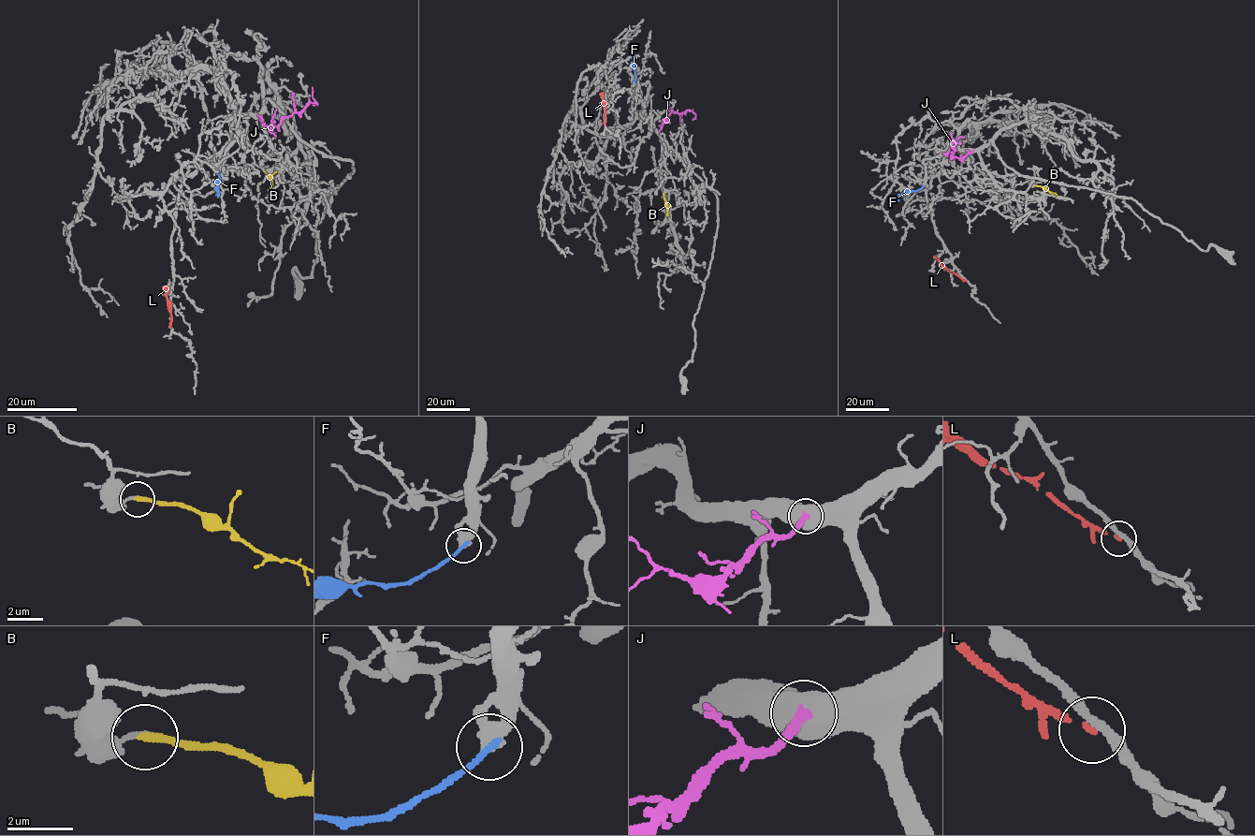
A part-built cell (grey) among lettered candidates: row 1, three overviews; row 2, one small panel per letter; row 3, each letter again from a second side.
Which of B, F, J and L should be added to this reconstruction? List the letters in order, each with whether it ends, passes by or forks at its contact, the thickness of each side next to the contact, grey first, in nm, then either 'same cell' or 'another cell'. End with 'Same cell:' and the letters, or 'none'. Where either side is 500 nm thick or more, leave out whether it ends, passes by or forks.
B: it ends there; 190 nm thick on the grey side, 200 nm on the other; another cell
F: 550 nm thick on the grey side, 190 nm on the other; another cell
J: 750 nm thick on the grey side, 320 nm on the other; same cell
L: it ends there; 280 nm thick on the grey side, 130 nm on the other; another cell
Same cell: J

